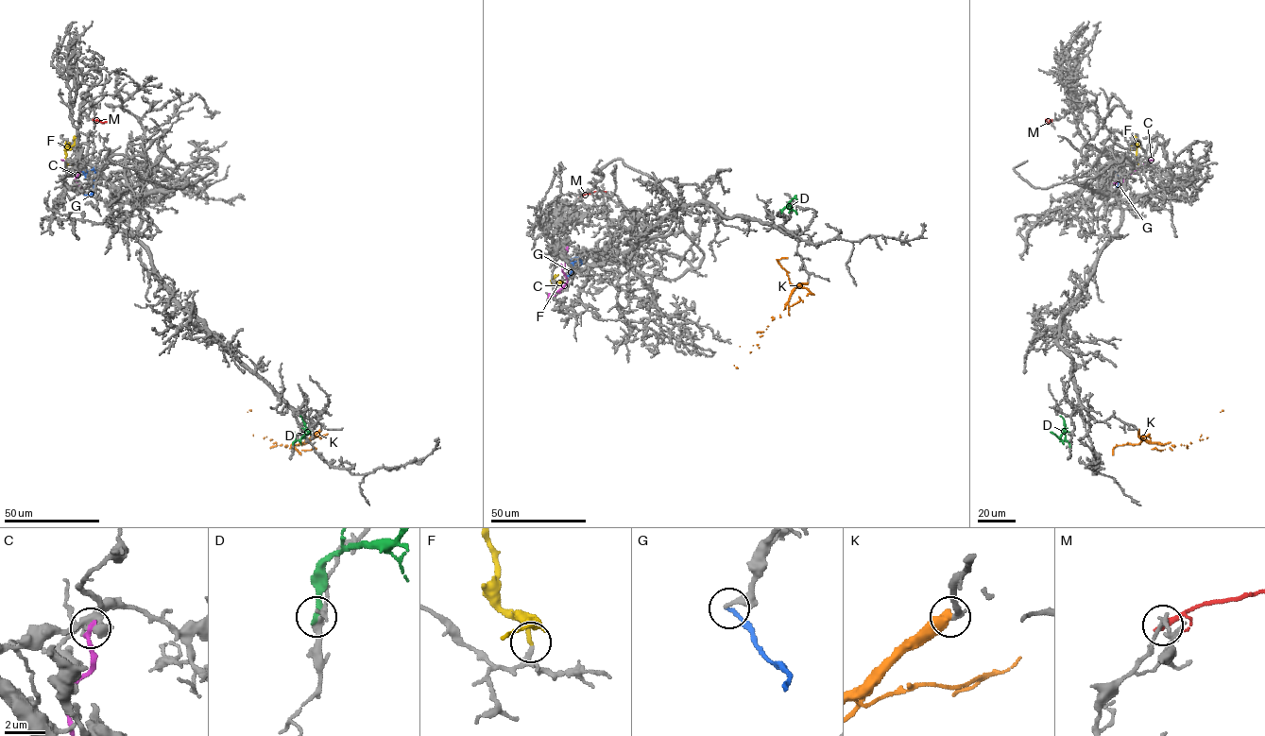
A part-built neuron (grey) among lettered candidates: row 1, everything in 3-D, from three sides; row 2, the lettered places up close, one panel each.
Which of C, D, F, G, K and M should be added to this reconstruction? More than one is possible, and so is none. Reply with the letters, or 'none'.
F

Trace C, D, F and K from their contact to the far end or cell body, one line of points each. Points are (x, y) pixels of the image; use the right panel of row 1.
C: (1102, 187), (1121, 182), (1152, 159)
D: (1069, 447), (1068, 442), (1060, 438), (1065, 425), (1060, 415)
F: (1140, 166), (1135, 138)
K: (1138, 430), (1143, 439), (1158, 442), (1164, 449), (1187, 445), (1200, 436), (1206, 437), (1201, 436), (1222, 409)

